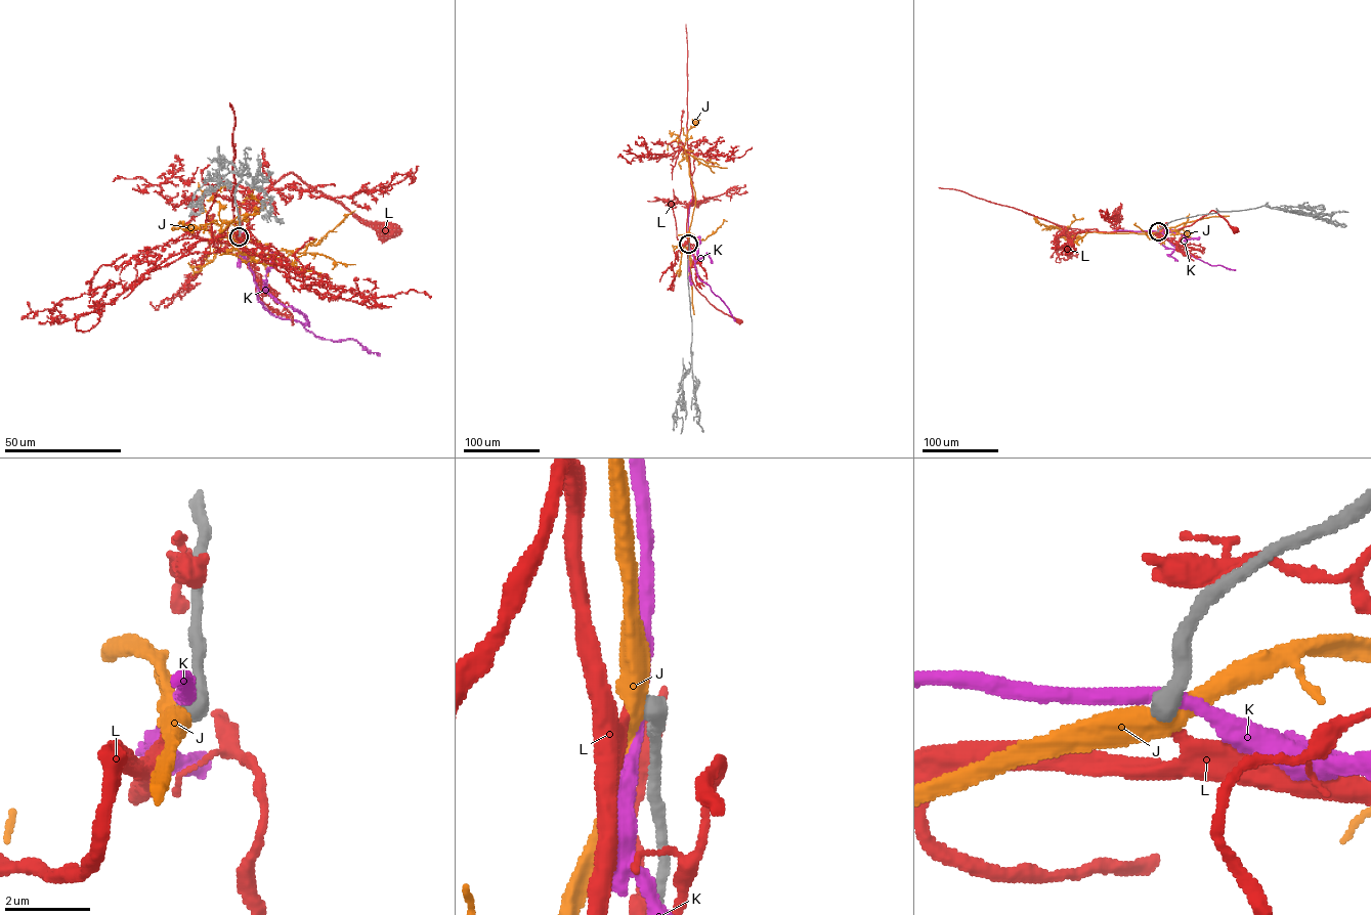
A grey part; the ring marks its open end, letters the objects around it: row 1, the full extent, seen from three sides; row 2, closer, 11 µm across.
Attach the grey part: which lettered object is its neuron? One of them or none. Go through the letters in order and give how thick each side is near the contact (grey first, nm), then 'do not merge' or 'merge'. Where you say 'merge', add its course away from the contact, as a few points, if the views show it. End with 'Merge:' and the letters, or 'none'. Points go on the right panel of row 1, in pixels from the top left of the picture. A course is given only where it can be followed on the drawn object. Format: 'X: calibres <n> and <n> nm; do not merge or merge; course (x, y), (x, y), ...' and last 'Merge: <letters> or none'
J: calibres 500 and 440 nm; do not merge
K: calibres 500 and 280 nm; do not merge
L: calibres 460 and 200 nm; merge; course (1158, 231), (1167, 232), (1190, 226), (1211, 210), (1234, 230)
Merge: L

